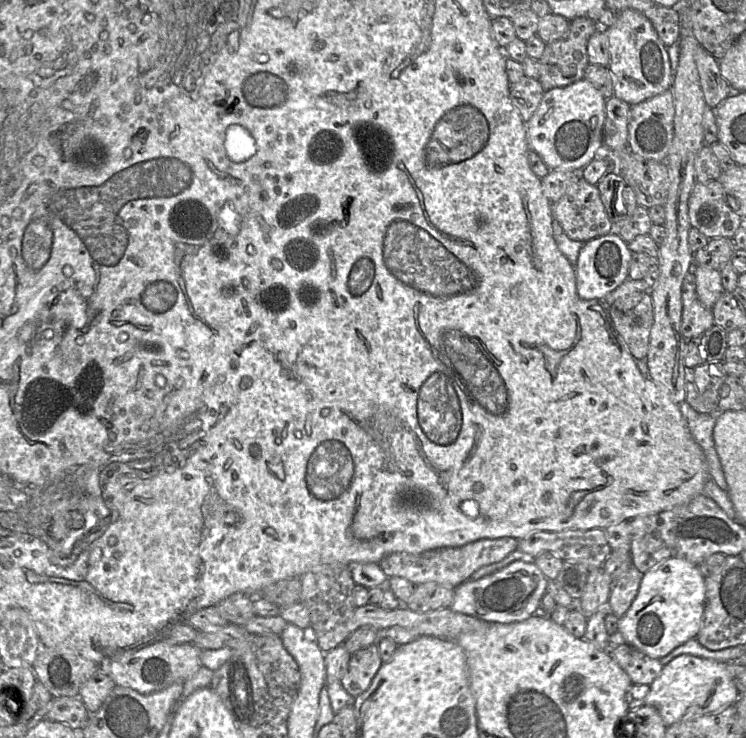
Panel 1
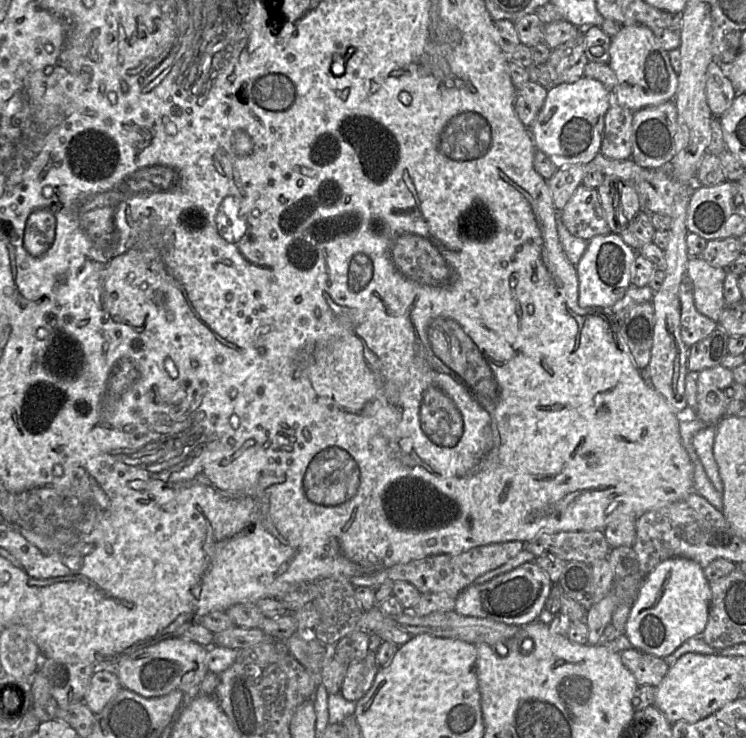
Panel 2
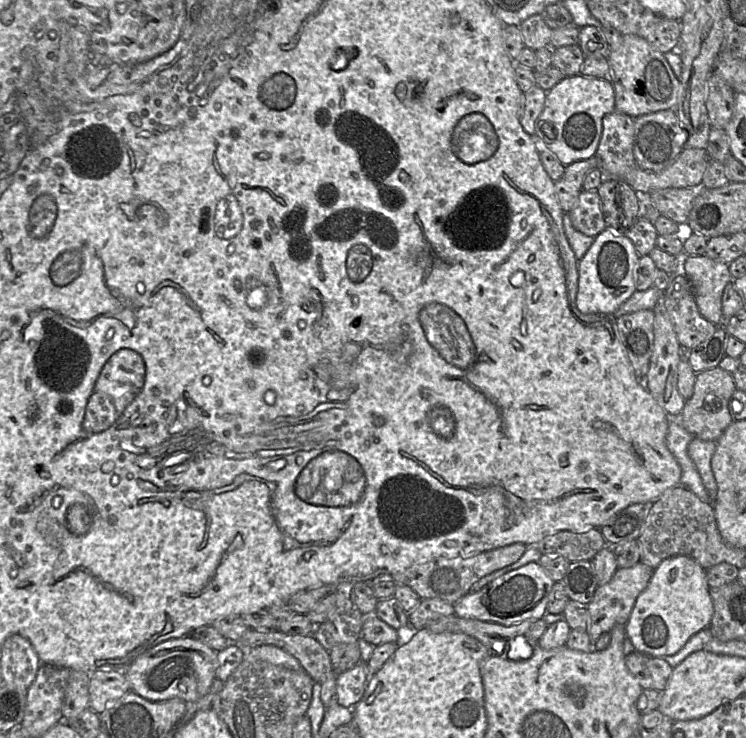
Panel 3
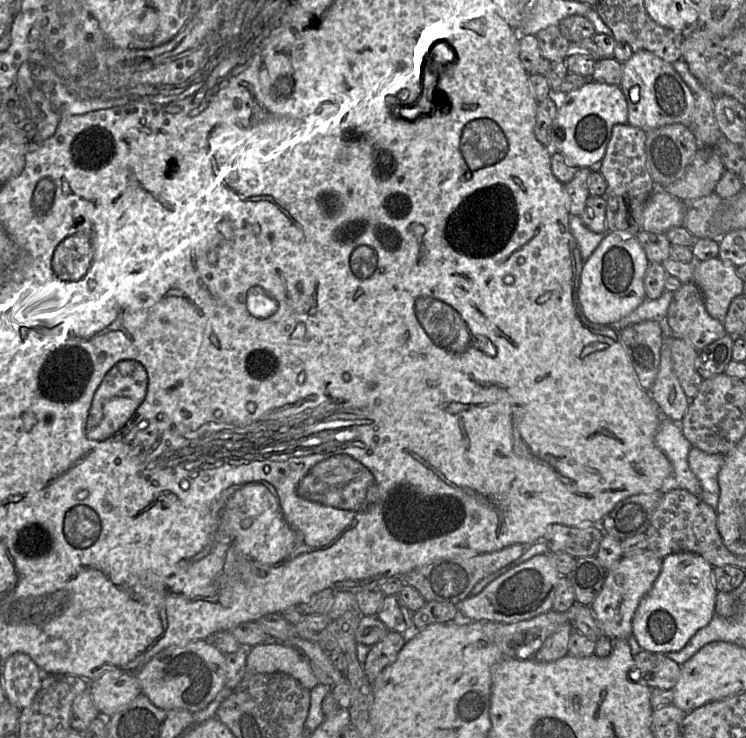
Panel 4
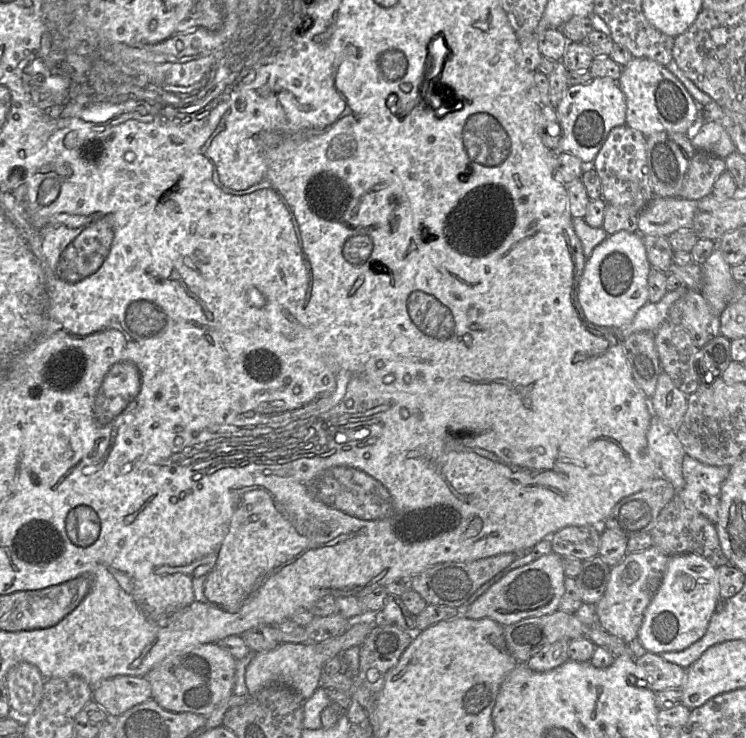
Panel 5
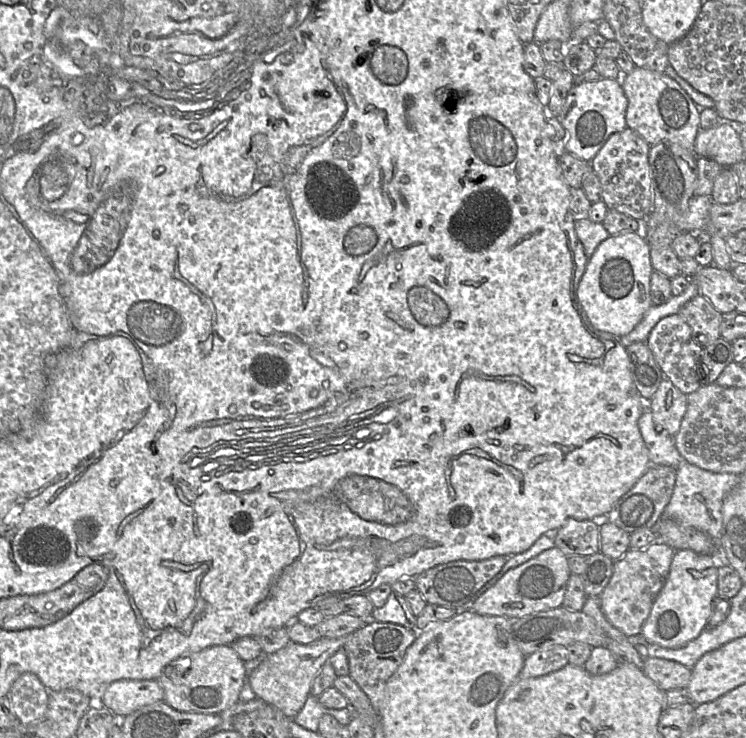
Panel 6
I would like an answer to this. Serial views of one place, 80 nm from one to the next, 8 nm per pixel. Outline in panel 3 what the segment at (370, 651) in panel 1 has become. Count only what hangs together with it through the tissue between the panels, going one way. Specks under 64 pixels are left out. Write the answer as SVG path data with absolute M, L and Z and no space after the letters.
M360 661L353 668L337 676L338 704L355 708L362 699L372 678L367 662Z

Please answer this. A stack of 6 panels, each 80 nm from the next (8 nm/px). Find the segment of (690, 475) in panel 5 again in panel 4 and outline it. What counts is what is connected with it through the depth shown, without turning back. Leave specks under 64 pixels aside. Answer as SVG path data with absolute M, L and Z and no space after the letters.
M691 447L688 464L702 488L699 498L716 509L720 495L718 474L724 464L724 455L709 454L696 447Z

